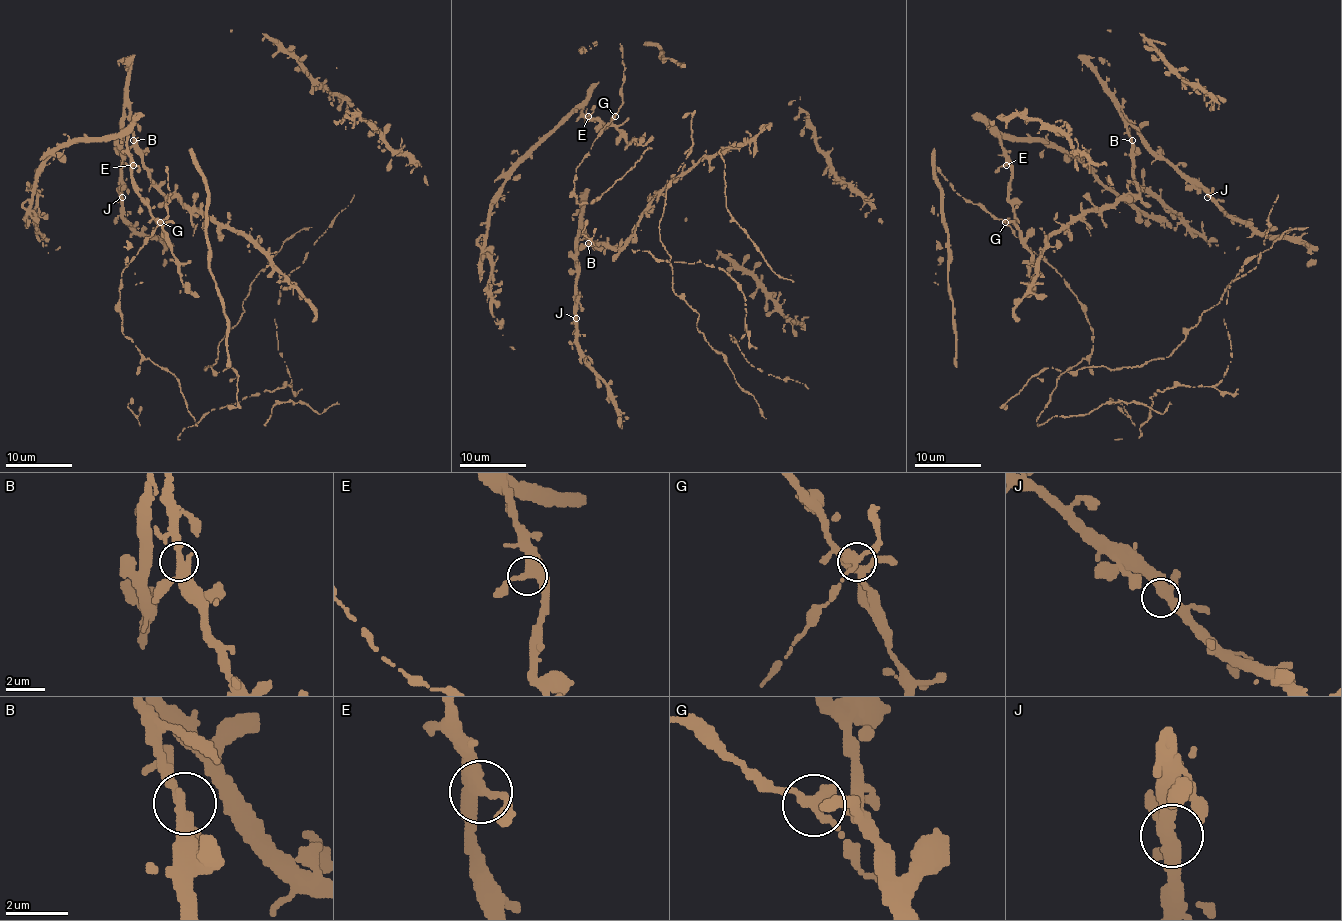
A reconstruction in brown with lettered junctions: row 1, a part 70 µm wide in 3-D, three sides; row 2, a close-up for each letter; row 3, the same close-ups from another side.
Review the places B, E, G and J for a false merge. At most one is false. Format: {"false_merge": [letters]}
{"false_merge": []}

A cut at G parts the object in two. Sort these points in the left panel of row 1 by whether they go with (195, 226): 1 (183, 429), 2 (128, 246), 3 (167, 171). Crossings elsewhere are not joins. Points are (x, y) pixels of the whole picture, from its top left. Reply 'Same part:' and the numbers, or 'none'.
Same part: 1, 2

